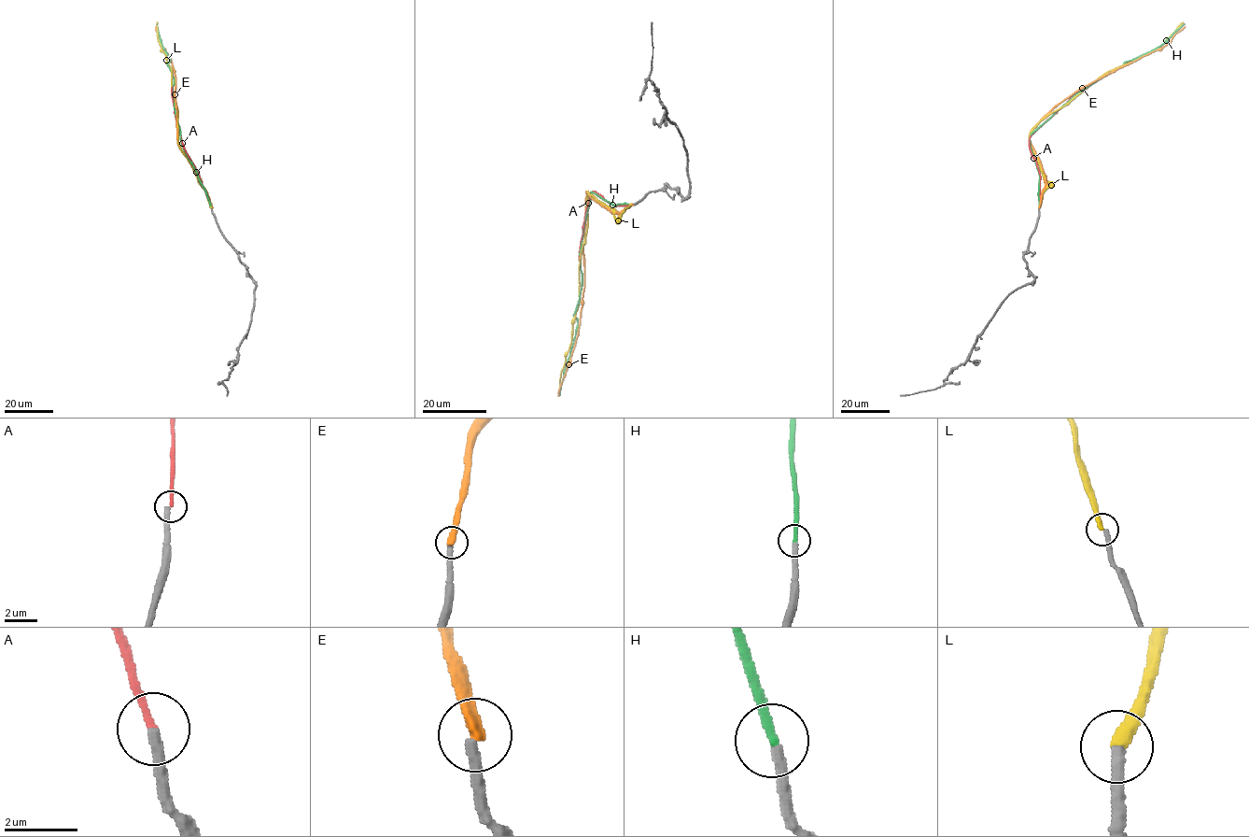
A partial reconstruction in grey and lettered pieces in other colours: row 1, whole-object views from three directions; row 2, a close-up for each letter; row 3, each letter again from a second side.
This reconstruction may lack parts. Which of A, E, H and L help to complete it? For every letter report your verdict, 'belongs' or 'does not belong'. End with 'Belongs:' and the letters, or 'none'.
A: does not belong
E: does not belong
H: belongs
L: does not belong
Belongs: H

